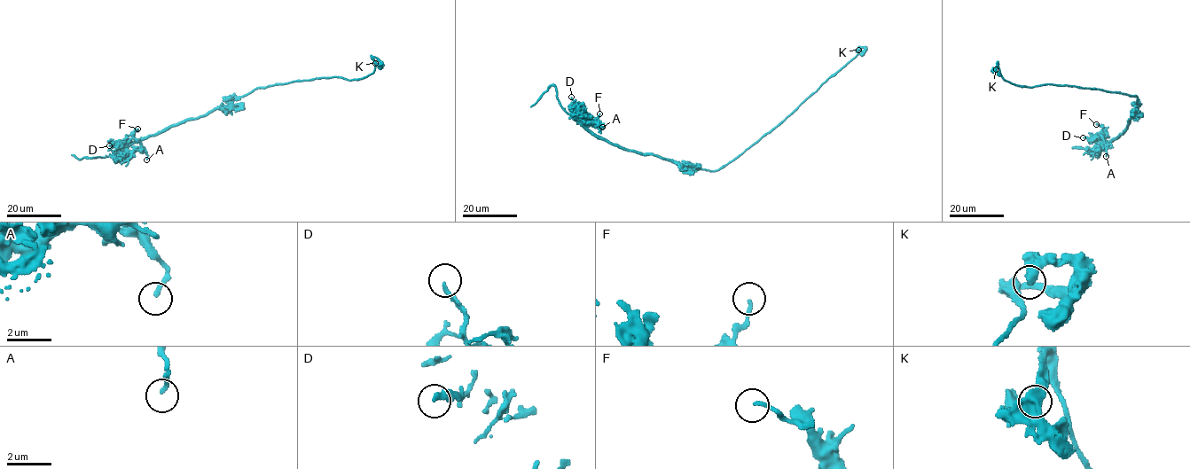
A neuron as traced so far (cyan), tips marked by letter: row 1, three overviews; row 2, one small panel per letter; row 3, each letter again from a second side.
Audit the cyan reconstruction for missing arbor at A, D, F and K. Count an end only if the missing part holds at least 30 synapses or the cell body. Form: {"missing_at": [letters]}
{"missing_at": []}

